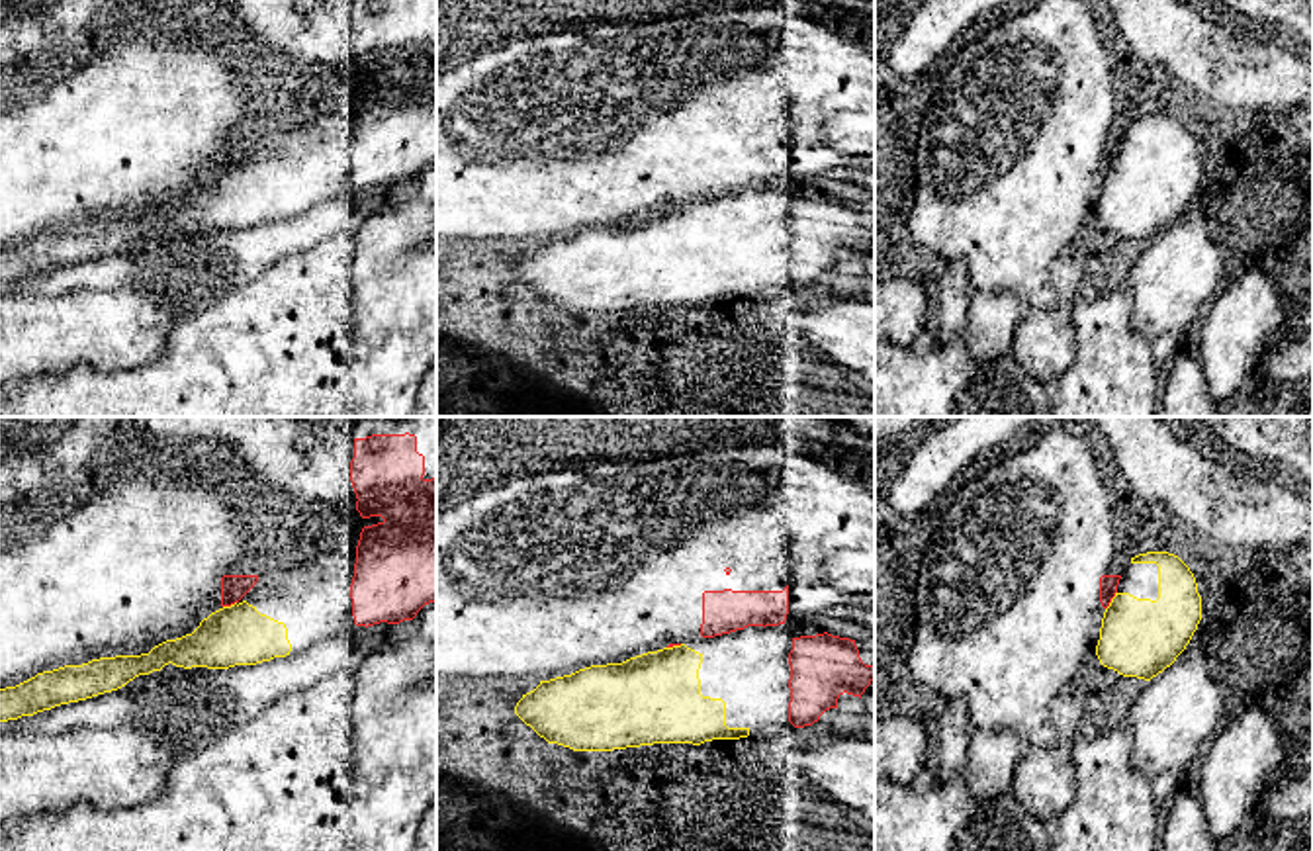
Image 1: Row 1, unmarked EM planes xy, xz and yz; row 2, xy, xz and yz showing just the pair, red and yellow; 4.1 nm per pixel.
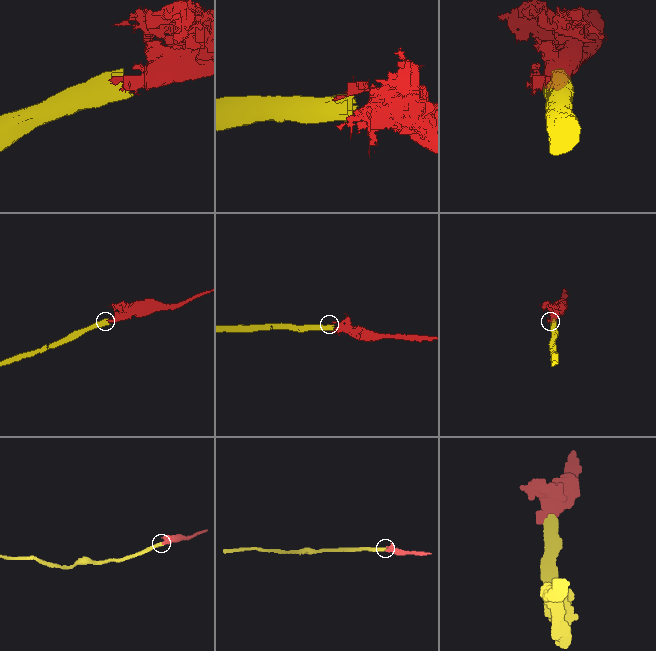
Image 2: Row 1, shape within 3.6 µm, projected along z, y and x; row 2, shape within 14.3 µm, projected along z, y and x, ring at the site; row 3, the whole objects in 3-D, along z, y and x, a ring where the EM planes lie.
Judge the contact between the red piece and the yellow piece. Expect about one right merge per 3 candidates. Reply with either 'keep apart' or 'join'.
join

